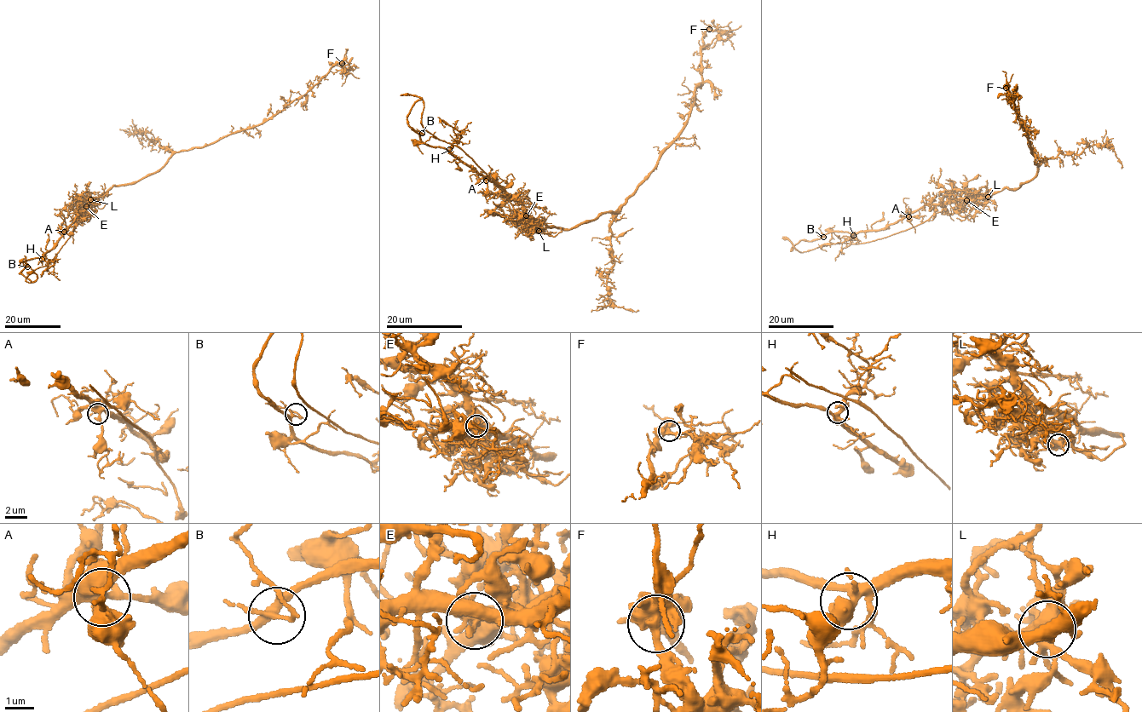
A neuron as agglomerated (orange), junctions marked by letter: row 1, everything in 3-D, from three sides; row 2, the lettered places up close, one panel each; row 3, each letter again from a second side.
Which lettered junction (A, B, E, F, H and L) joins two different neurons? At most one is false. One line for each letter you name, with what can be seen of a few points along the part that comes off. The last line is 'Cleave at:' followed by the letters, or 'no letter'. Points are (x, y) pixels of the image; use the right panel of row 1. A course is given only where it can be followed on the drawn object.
E: Course of the part to remove: (966, 200), (952, 214), (936, 213), (923, 223), (871, 242), (835, 243), (800, 252), (788, 239), (782, 237)
Cleave at: E

